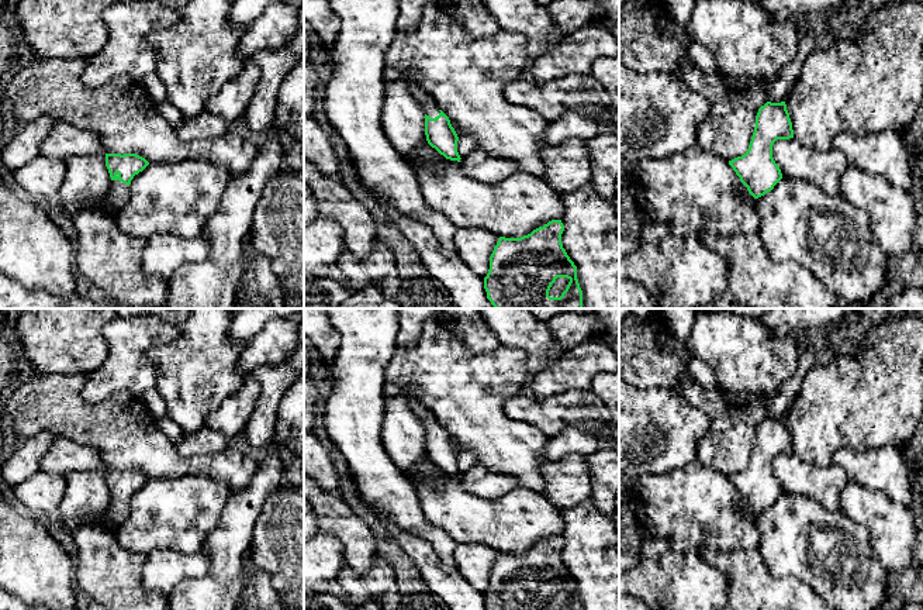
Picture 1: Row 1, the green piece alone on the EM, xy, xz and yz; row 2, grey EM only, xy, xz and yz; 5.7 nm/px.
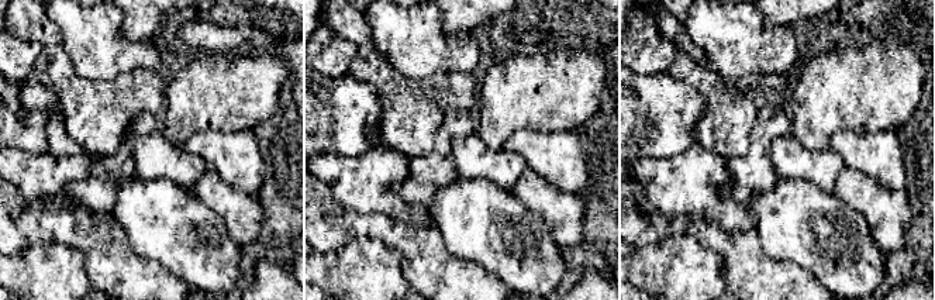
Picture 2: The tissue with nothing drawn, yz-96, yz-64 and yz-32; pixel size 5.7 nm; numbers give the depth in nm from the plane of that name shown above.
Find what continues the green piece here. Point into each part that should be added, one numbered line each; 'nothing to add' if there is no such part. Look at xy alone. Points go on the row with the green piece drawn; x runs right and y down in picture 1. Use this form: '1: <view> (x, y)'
1: xy (120, 192)

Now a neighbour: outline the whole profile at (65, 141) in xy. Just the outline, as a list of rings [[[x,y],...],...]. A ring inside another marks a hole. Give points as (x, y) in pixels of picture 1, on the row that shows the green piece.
[[[58,123],[41,145],[39,154],[44,158],[66,161],[72,156],[106,156],[106,148],[97,131]]]

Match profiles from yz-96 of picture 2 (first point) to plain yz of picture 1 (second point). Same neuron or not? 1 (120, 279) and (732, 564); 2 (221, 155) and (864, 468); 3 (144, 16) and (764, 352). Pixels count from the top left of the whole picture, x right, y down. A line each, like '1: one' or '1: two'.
1: one
2: one
3: two

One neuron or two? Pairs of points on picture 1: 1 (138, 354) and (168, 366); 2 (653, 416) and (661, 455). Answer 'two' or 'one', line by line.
1: two
2: one

